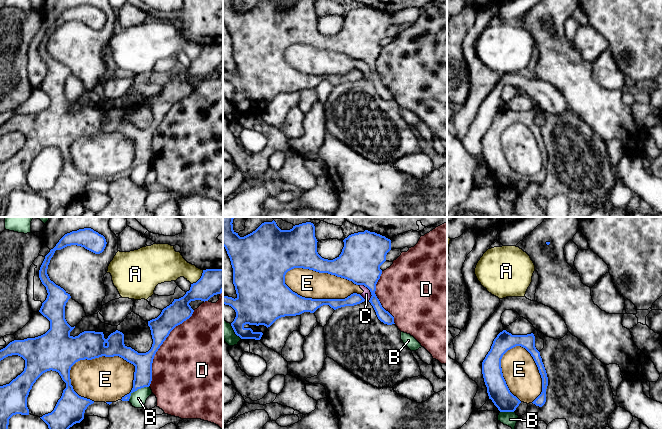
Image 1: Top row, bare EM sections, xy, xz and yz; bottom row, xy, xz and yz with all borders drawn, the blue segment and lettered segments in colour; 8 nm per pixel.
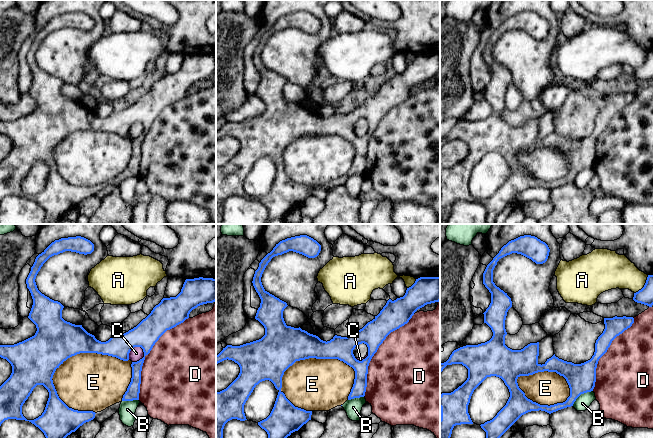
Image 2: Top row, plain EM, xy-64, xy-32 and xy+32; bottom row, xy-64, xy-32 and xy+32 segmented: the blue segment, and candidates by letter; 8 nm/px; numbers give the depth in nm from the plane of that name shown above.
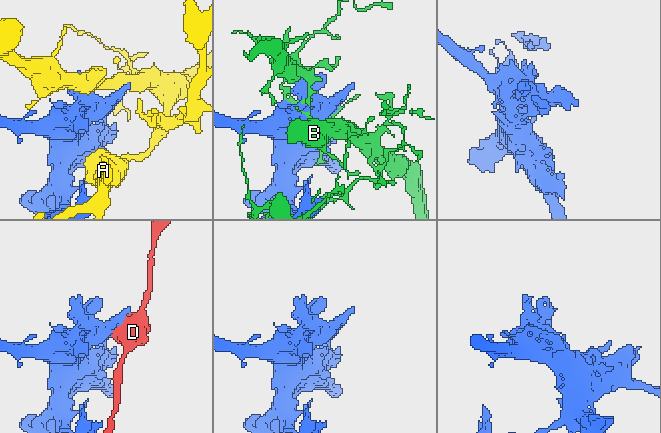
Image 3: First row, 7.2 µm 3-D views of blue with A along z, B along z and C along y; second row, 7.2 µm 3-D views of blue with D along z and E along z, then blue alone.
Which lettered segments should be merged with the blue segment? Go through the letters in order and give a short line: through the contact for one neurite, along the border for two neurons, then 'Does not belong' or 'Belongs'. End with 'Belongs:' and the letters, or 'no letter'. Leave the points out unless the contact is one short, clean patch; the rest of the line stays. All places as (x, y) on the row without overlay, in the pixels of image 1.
A: Does not belong
B: Does not belong
C: Line: xz (359, 60), (362, 60), (369, 66), (371, 71), (369, 76). Does not belong
D: Does not belong
E: Does not belong
Belongs: no letter

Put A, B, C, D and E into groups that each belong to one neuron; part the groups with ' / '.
A / B / C E / D

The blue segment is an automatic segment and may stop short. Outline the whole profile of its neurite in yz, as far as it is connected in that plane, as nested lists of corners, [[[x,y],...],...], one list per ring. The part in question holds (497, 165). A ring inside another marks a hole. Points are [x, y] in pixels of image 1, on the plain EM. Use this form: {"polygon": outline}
{"polygon": [[[503,106],[494,115],[490,127],[482,138],[482,150],[489,175],[492,176],[500,188],[514,188],[521,179],[510,168],[501,144],[503,131],[516,122],[525,124],[531,130],[542,154],[542,168],[532,179],[542,183],[546,178],[548,153],[540,128],[535,123],[534,110],[512,111],[506,106]]]}

